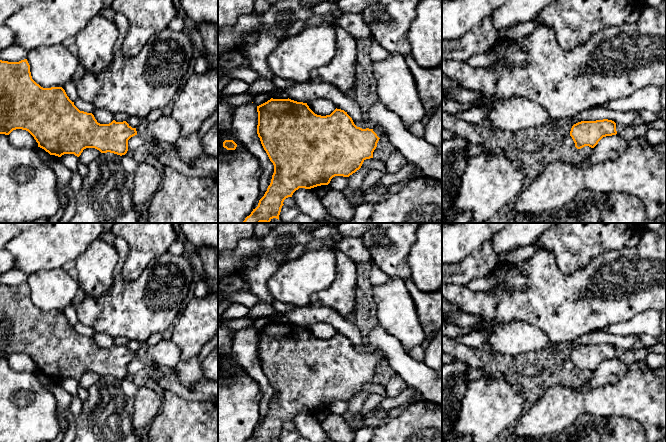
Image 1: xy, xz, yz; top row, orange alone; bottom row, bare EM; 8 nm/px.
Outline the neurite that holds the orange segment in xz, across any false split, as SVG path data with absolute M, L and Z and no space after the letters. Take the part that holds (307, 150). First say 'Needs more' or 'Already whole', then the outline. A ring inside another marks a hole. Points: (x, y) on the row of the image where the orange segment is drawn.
Needs more. M273 99L257 106L257 134L270 161L274 165L271 183L258 206L245 218L243 223L269 223L273 218L279 220L281 208L286 198L292 197L299 188L311 189L328 185L335 176L349 177L359 170L366 159L373 158L373 152L382 136L386 135L384 128L375 126L373 129L357 127L352 118L341 109L335 109L330 115L315 114L307 103L291 99Z

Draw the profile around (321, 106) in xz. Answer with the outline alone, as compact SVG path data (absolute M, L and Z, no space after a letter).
M316 98L307 102L309 108L317 115L326 116L330 115L336 106L327 98Z

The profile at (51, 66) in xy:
M62 43L30 50L26 59L32 79L43 88L63 88L73 80L80 64L78 58Z

